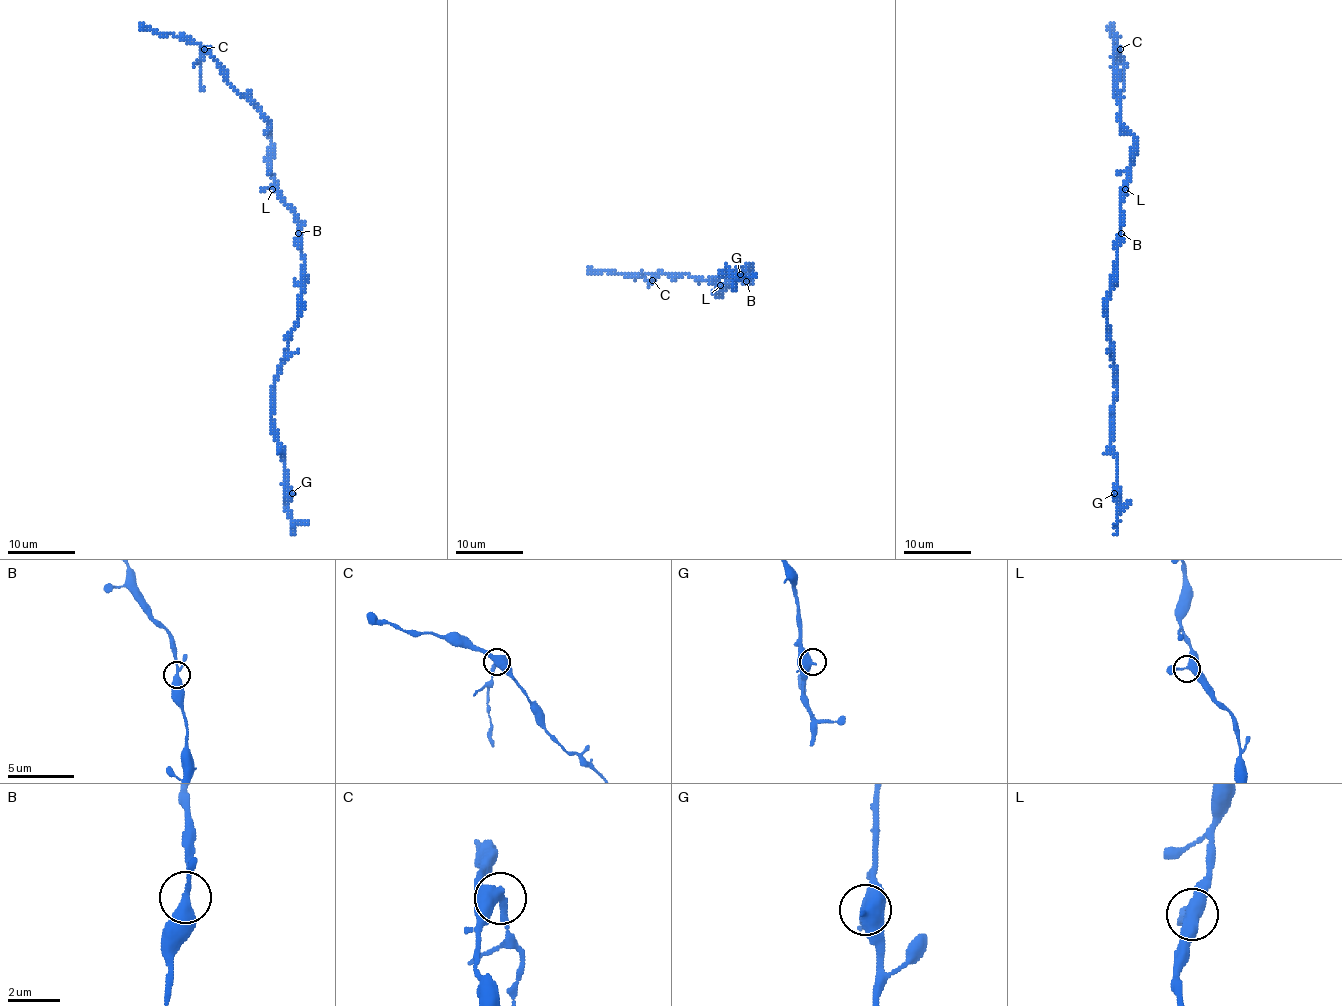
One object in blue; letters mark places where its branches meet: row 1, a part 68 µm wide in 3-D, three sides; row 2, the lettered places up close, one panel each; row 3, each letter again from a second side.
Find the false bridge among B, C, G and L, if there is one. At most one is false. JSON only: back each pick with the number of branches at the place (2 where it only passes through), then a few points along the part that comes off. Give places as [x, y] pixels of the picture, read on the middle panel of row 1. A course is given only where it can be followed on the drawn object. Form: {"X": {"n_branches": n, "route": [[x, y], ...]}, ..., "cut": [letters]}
{"C": {"n_branches": 3}, "cut": ["C"]}

